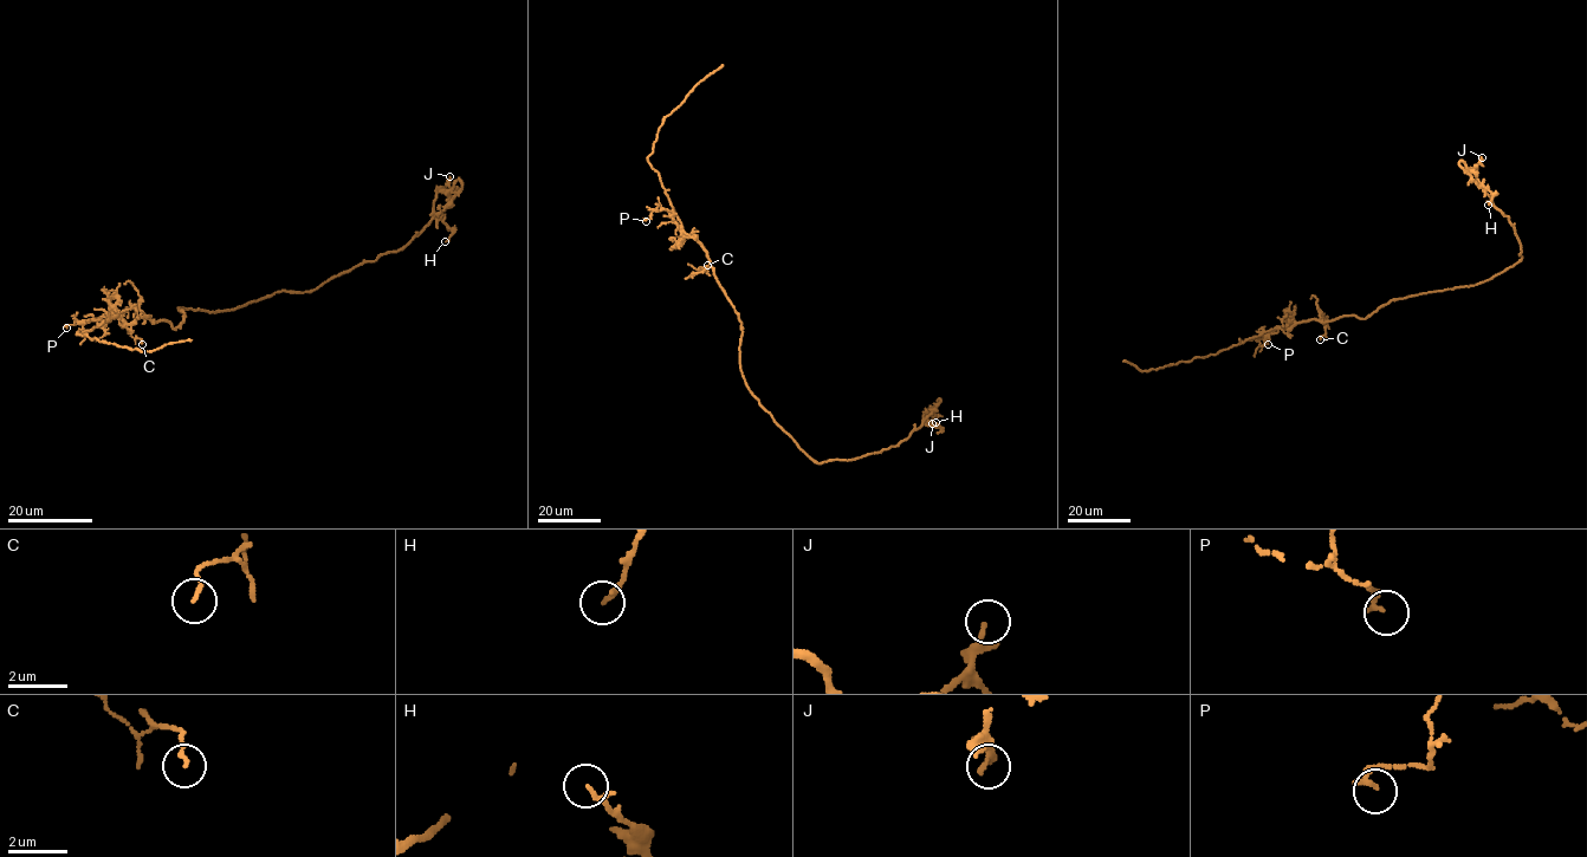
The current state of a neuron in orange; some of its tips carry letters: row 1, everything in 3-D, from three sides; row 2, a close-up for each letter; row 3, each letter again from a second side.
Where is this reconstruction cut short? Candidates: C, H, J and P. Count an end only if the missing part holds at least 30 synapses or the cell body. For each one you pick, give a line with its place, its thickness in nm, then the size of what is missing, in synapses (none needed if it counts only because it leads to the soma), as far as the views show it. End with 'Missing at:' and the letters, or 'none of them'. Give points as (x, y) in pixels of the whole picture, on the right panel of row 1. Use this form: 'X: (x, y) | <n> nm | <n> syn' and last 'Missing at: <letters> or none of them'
Missing at: none of them

